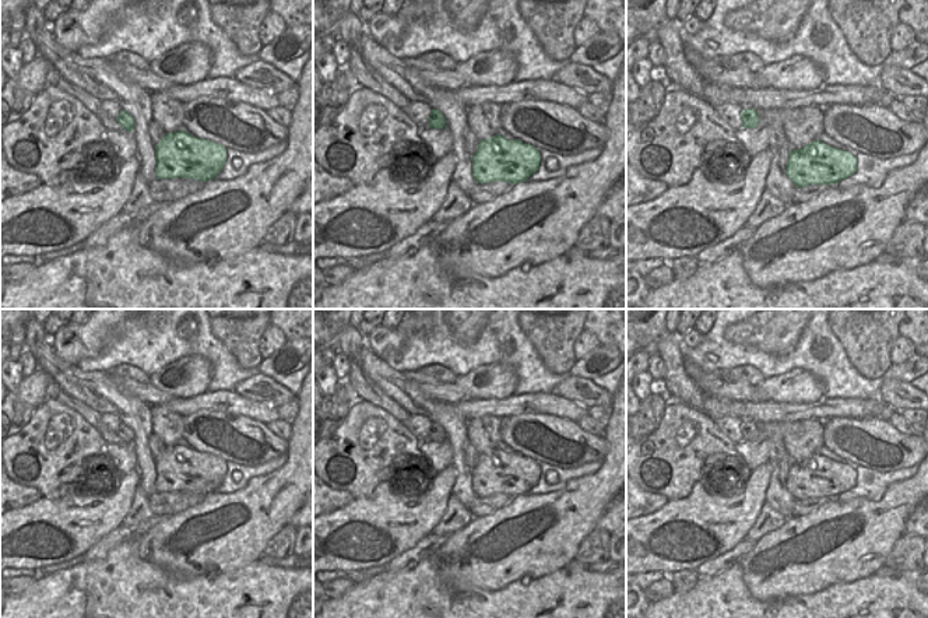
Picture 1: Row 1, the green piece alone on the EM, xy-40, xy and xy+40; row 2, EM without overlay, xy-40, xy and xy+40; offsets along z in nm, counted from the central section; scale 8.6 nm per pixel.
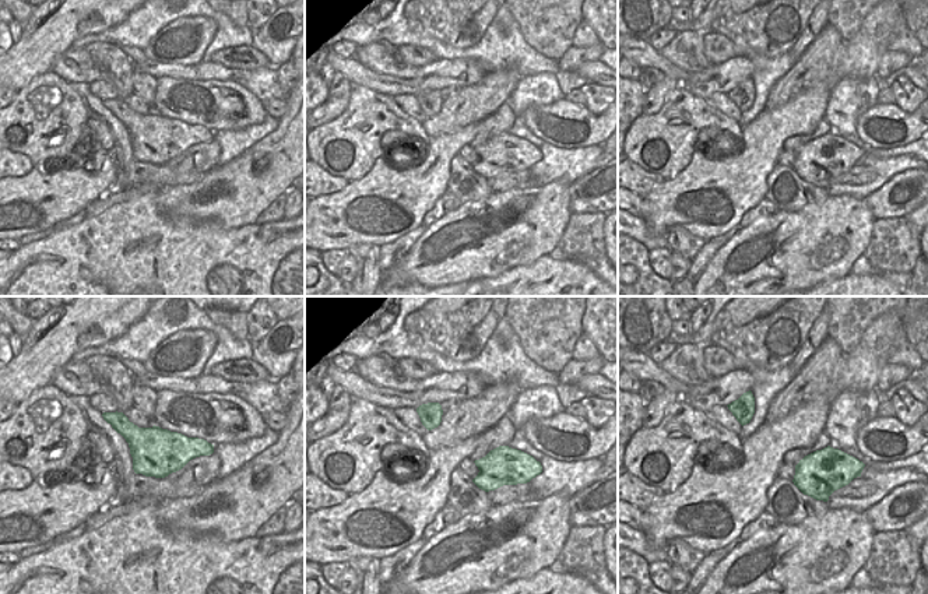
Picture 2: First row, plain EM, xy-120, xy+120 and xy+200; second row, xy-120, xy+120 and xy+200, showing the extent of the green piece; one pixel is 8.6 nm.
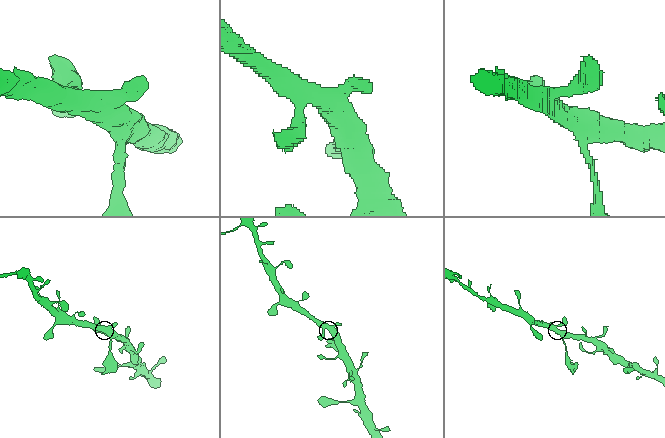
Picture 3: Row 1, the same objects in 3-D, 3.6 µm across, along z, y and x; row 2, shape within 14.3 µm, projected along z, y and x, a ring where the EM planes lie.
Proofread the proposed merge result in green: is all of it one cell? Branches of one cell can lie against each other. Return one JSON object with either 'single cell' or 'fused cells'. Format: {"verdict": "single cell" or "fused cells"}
{"verdict": "single cell"}

